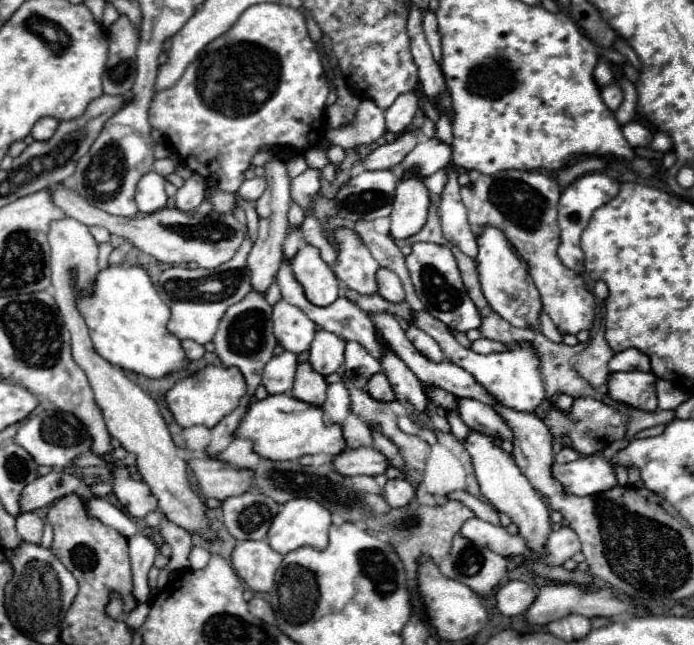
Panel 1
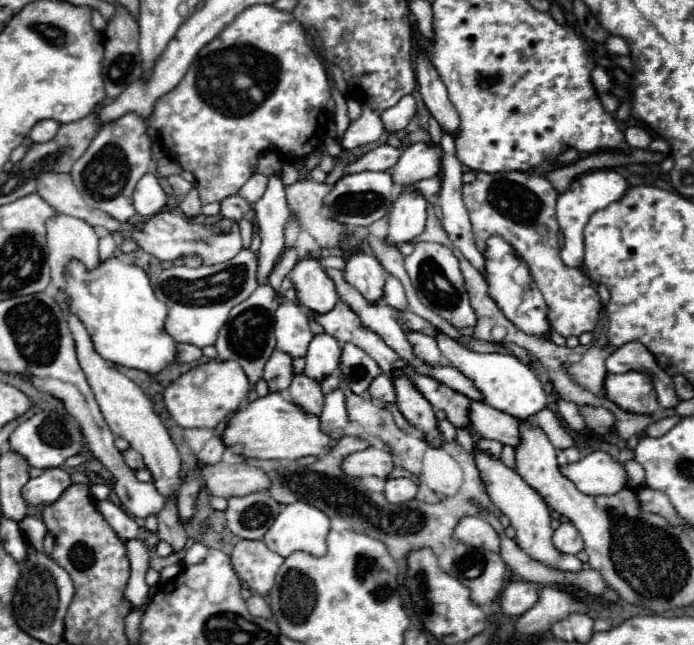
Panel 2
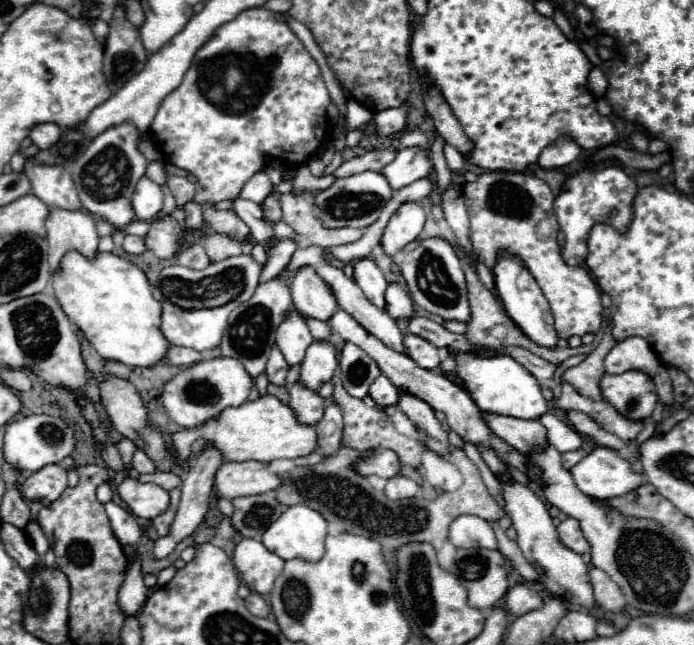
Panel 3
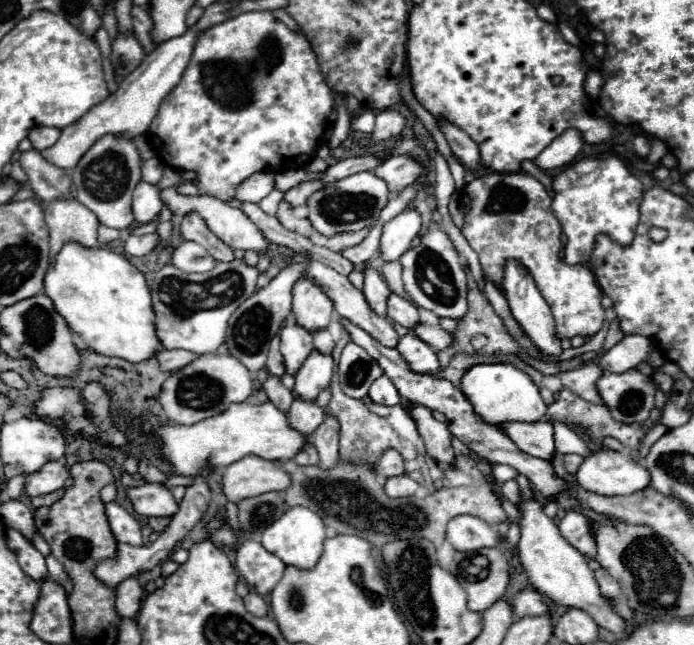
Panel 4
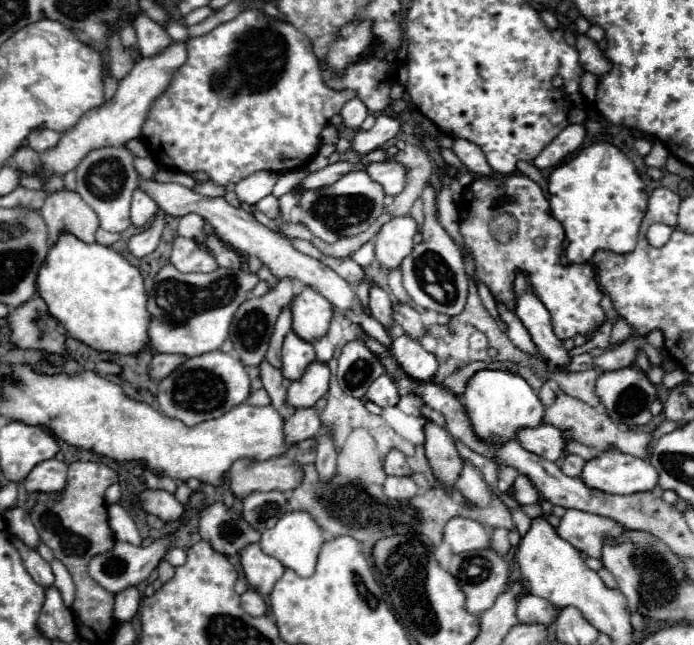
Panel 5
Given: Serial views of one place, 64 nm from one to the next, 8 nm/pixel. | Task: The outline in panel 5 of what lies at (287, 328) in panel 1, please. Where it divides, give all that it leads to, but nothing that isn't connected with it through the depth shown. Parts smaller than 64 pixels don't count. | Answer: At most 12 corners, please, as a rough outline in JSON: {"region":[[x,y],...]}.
{"region":[[290,330],[282,344],[282,376],[298,380],[316,354]]}

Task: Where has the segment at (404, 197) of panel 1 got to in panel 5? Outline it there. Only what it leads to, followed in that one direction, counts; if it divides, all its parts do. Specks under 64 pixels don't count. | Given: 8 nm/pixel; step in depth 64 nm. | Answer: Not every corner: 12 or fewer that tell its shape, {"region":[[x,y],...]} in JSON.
{"region":[[412,216],[386,222],[376,258],[396,268],[410,254],[418,224]]}

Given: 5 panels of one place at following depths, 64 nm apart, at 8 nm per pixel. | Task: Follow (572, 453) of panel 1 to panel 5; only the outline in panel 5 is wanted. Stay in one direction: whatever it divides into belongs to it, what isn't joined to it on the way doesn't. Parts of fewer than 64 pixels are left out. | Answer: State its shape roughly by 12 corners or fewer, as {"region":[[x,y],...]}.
{"region":[[574,454],[558,462],[566,476],[580,476],[584,460]]}

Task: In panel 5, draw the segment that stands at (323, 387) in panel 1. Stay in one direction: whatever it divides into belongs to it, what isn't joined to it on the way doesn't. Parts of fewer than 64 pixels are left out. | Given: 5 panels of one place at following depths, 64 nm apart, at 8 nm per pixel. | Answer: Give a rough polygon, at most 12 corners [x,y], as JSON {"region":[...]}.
{"region":[[296,408],[284,424],[286,442],[296,444],[320,432],[314,408]]}

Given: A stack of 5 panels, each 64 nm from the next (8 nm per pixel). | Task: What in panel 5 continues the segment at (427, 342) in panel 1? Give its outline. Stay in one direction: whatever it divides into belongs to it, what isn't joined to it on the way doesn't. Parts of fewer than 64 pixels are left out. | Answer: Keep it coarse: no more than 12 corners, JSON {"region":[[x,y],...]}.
{"region":[[410,338],[392,342],[400,368],[414,380],[432,380],[434,354]]}

